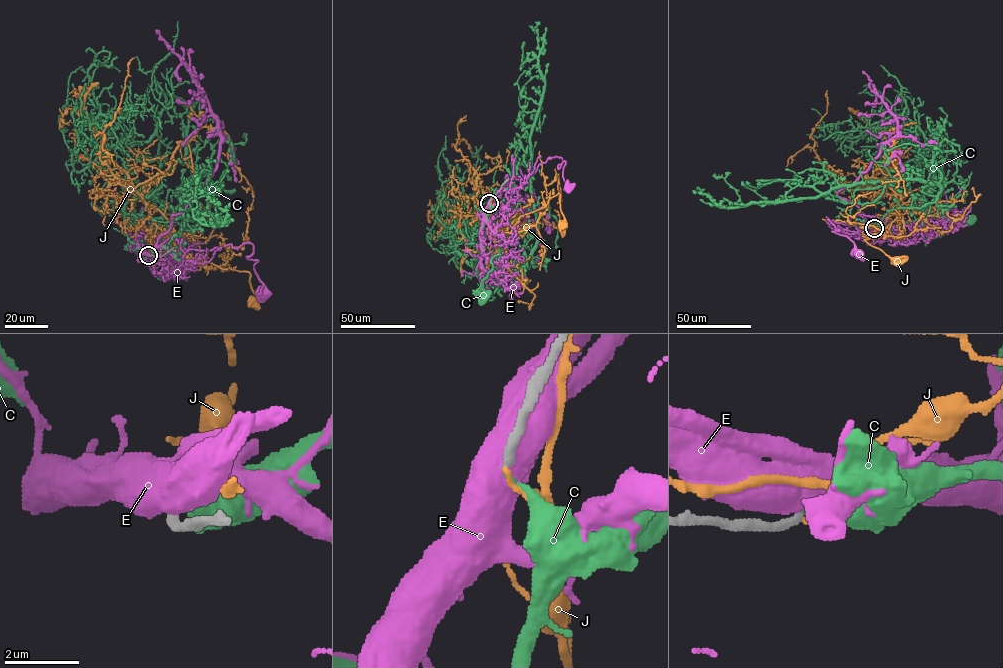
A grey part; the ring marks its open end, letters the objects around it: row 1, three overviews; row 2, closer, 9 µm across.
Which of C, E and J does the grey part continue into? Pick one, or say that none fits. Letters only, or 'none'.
none

